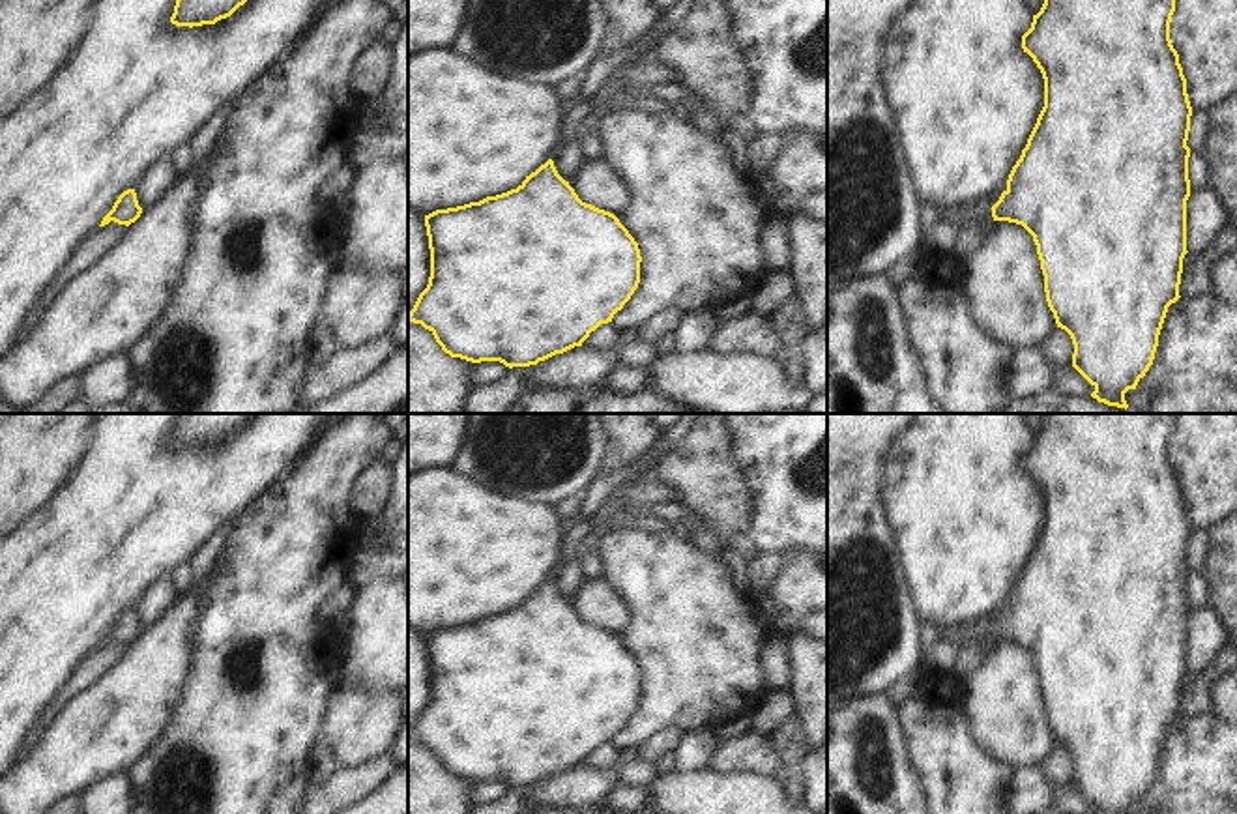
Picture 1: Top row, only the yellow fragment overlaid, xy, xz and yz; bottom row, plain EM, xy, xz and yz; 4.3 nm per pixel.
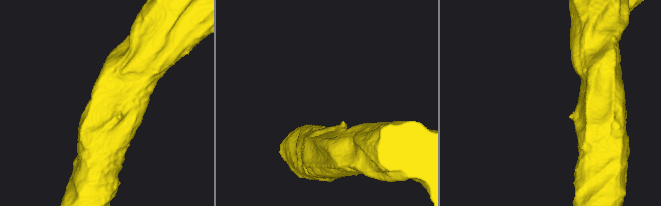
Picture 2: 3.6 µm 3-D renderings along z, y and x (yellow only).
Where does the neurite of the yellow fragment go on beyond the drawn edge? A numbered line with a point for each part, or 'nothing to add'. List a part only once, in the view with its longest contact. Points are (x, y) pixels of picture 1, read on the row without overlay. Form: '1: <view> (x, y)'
1: yz (975, 631)

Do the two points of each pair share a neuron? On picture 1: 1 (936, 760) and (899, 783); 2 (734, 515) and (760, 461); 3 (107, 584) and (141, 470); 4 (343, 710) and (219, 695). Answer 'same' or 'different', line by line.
1: different
2: different
3: same
4: different

